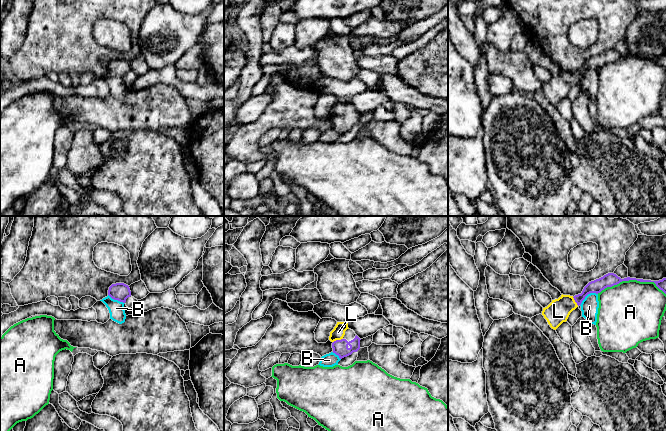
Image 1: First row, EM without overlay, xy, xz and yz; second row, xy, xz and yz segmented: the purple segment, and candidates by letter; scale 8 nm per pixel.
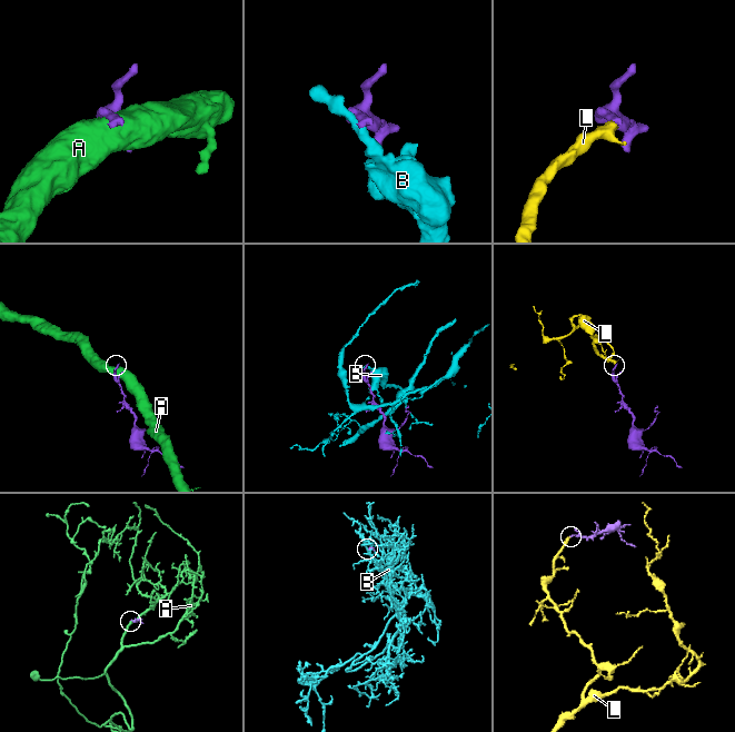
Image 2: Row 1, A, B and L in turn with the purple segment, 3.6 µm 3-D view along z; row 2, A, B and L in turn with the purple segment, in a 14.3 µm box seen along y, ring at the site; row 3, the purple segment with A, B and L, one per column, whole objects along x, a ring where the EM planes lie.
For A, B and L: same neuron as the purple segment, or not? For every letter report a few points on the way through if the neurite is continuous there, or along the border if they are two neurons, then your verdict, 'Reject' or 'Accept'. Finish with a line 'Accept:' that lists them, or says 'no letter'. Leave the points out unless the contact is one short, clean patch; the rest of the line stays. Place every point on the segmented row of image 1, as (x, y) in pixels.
A: Reject
B: Boundary: yz (597, 293), (589, 293), (580, 305). Reject
L: Path across: xz (340, 347), (337, 340), (338, 332). Accept
Accept: L

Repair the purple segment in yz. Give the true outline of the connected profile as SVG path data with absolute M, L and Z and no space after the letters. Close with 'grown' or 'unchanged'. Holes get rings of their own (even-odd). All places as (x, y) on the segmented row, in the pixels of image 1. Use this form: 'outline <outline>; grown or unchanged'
outline M608 273L599 279L589 282L584 287L581 294L575 295L574 297L562 294L558 299L552 300L547 307L543 308L542 315L547 320L550 327L556 330L563 322L567 321L570 313L581 305L582 301L588 294L598 294L607 287L612 287L622 281L629 280L654 282L656 286L666 294L666 278L659 281L643 280L630 277L621 279L614 273Z; grown

